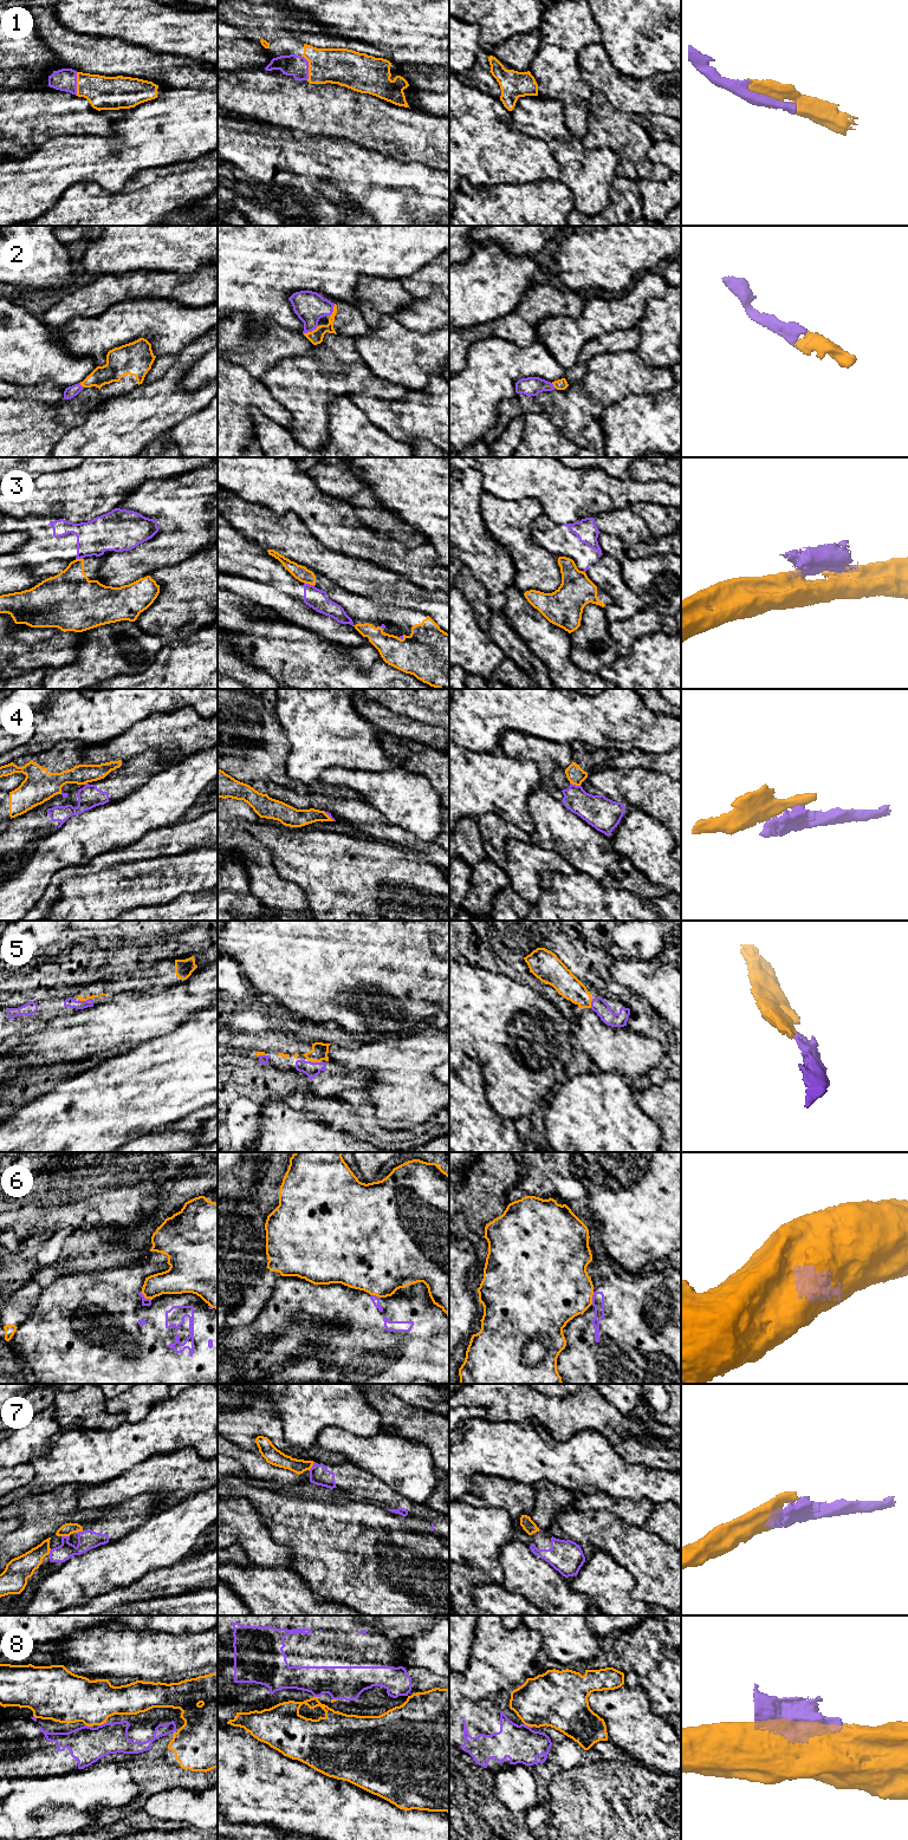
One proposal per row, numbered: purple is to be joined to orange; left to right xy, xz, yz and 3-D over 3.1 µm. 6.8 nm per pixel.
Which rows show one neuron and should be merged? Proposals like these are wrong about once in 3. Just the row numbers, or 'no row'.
1, 2, 5, 7

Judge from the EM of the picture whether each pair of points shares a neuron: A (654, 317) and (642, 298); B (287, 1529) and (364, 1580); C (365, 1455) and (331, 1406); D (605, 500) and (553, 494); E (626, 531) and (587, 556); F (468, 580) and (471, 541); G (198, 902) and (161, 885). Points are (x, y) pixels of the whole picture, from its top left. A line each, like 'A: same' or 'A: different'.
A: different
B: same
C: different
D: same
E: same
F: different
G: different

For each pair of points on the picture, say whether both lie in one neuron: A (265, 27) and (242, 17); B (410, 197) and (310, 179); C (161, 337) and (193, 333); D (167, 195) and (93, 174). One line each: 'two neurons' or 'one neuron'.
A: one neuron
B: one neuron
C: one neuron
D: two neurons

